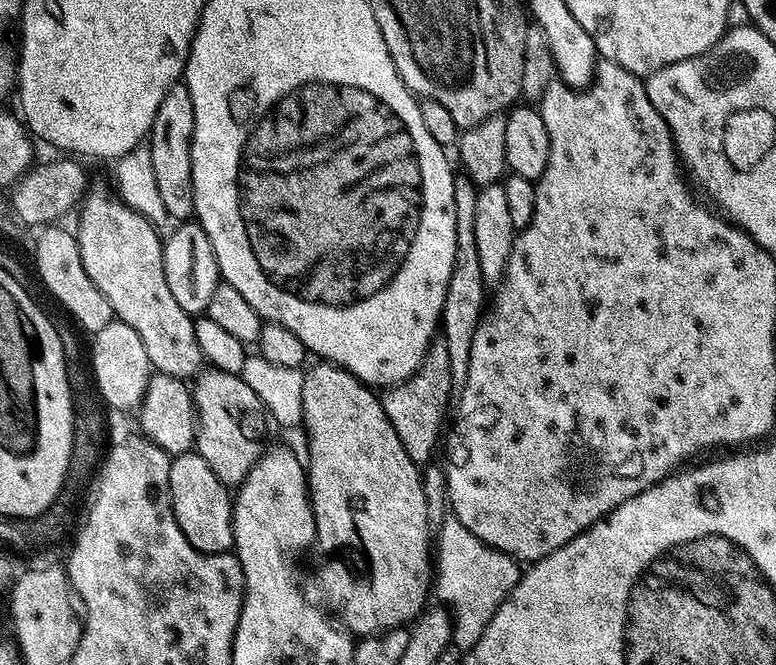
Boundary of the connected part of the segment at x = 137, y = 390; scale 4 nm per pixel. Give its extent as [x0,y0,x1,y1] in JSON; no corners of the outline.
[90,318,150,412]

